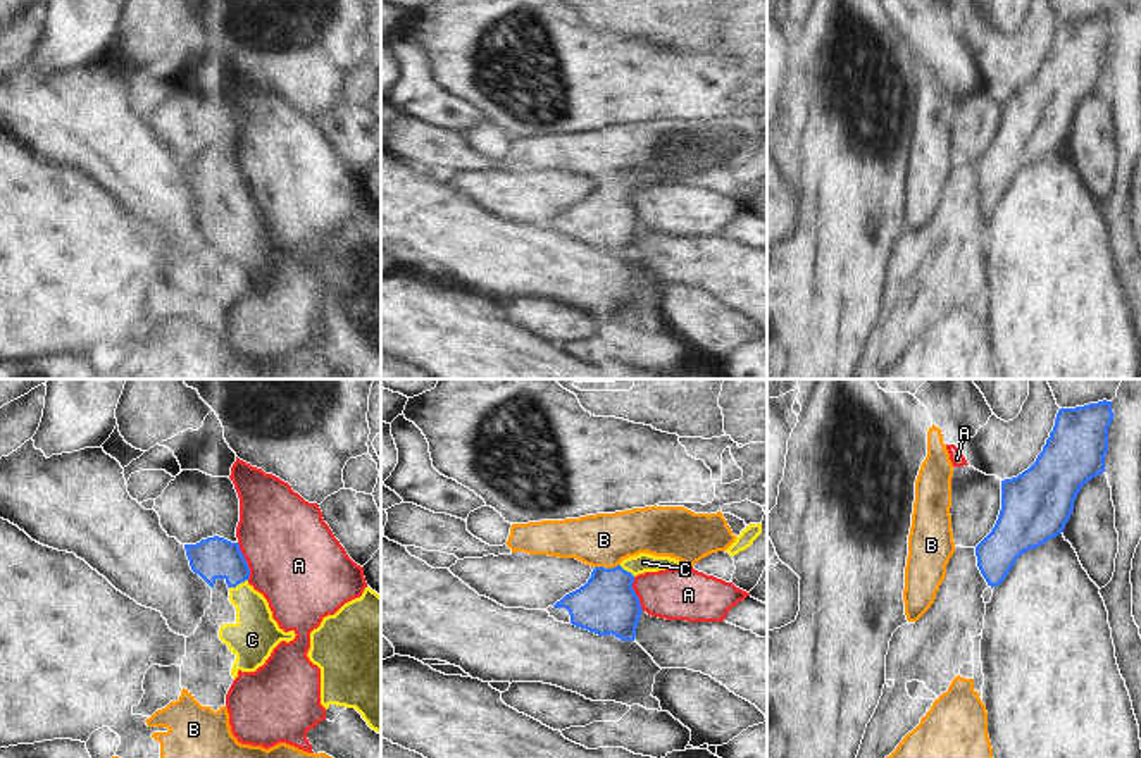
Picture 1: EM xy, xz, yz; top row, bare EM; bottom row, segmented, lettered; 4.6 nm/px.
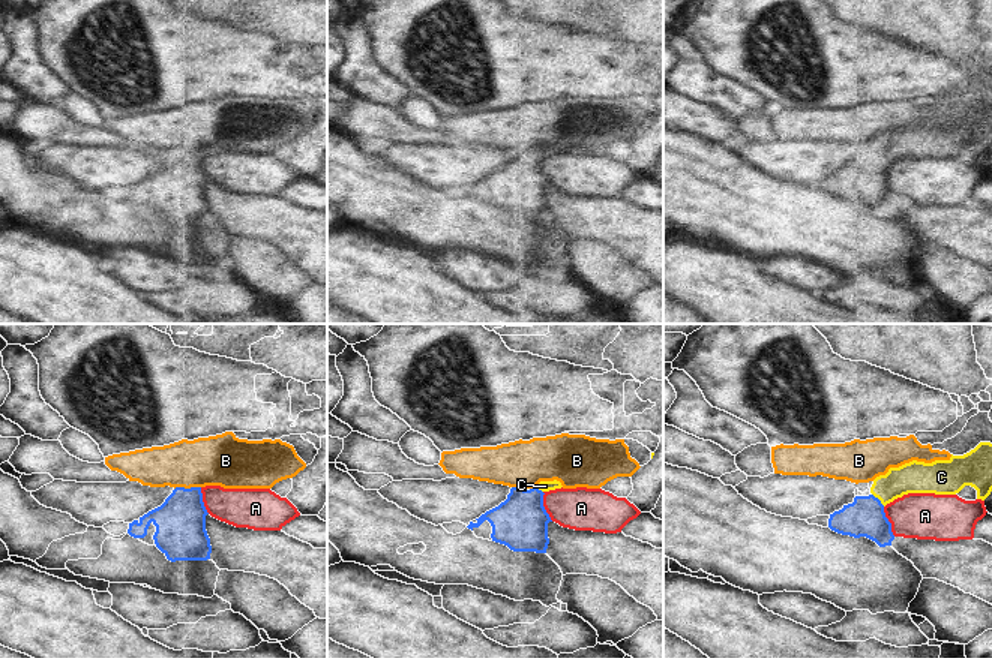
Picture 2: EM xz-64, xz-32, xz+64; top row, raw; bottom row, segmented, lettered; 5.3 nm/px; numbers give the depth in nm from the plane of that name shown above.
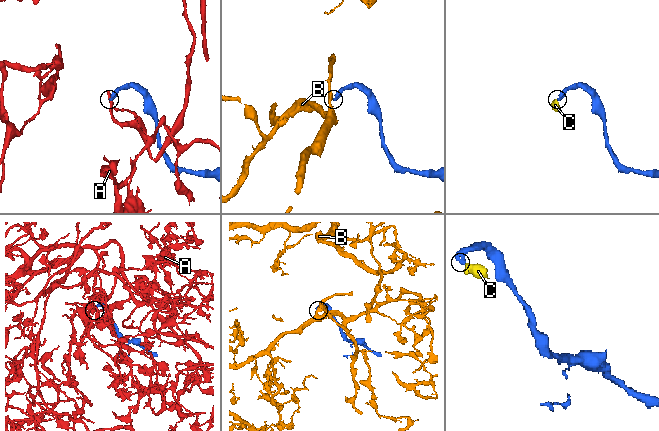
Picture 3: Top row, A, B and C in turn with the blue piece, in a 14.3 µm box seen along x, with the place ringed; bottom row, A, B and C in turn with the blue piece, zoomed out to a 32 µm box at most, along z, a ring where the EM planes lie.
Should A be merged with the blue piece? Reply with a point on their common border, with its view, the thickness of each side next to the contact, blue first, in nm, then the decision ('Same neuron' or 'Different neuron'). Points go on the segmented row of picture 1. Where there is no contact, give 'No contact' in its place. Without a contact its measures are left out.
Touches blue at xy (245, 562). Thickness 190 nm (blue) against 440 nm. Different neuron

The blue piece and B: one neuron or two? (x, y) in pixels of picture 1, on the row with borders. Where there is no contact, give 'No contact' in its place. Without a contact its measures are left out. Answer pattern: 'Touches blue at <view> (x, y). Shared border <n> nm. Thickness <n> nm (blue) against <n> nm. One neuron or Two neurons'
Touches blue at xz (614, 567). Shared border 70 nm. Thickness 280 nm (blue) against 260 nm. Two neurons

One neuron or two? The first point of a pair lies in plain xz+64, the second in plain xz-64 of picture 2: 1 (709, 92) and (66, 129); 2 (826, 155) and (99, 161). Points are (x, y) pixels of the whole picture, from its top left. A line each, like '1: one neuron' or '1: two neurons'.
1: two neurons
2: one neuron

